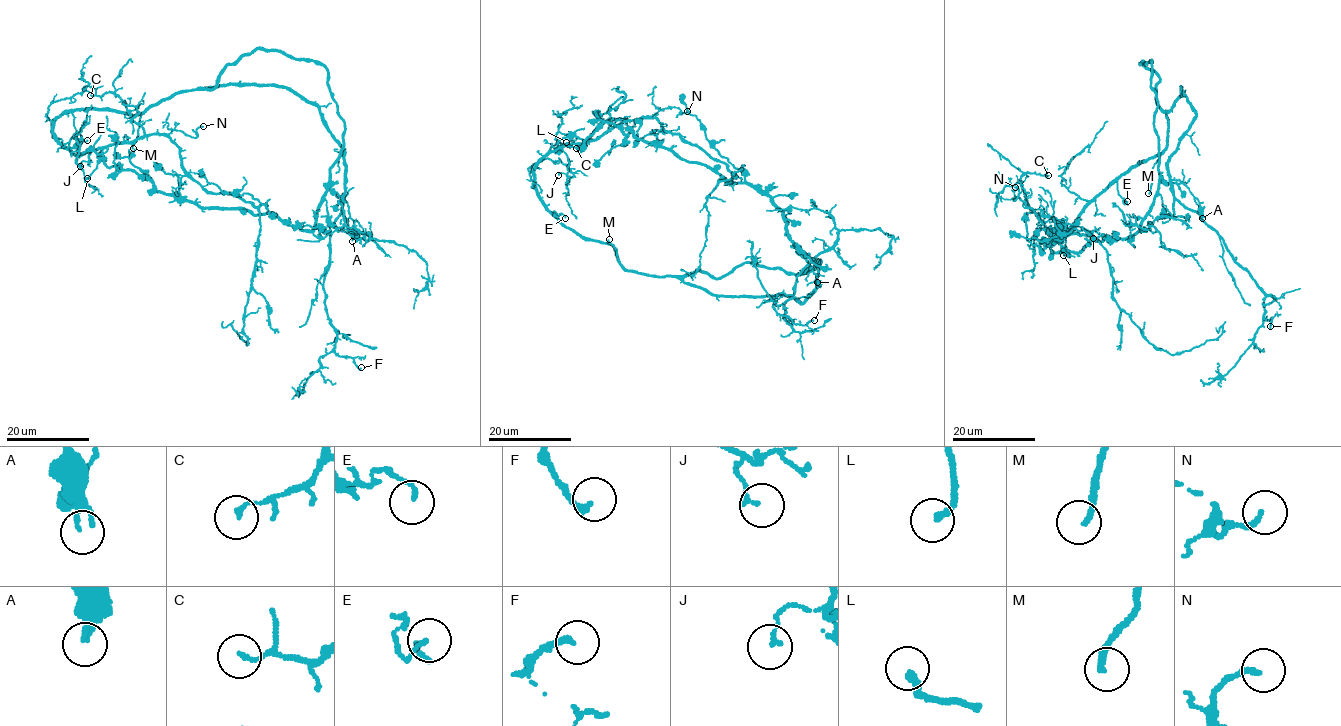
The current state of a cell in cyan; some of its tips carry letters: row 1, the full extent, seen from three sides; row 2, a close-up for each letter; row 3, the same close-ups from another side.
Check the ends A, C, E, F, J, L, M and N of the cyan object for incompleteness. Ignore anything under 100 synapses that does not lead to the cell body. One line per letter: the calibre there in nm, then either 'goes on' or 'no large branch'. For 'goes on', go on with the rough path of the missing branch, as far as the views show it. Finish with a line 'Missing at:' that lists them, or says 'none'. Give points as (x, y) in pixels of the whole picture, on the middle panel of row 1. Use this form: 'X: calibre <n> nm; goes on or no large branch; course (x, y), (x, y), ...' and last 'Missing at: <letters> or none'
A: calibre 120 nm; no large branch
C: calibre 130 nm; no large branch
E: calibre 120 nm; no large branch
F: calibre 200 nm; no large branch
J: calibre 140 nm; no large branch
L: calibre 200 nm; no large branch
M: calibre 180 nm; goes on
N: calibre 180 nm; no large branch
Missing at: M

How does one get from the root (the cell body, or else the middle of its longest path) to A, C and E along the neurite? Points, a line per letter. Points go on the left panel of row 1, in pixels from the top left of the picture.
A: (167, 194), (205, 207), (275, 213), (310, 231), (322, 198), (331, 189), (347, 202), (354, 220), (352, 241)
C: (167, 194), (144, 176), (106, 165), (108, 146), (136, 140), (144, 130), (113, 93), (90, 95)
E: (167, 194), (130, 170), (108, 167), (100, 149), (73, 154), (53, 132), (55, 120), (70, 112), (87, 140)

